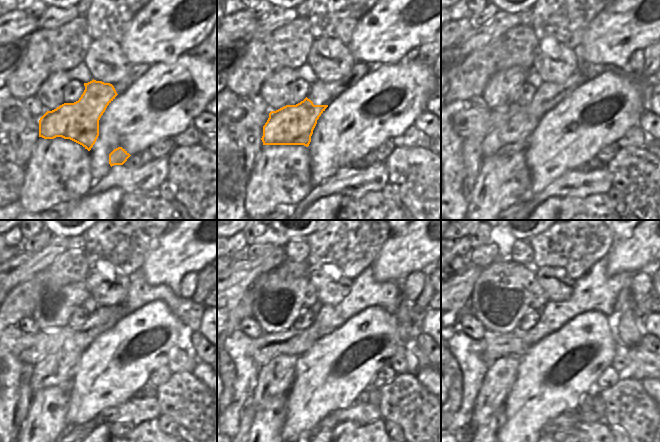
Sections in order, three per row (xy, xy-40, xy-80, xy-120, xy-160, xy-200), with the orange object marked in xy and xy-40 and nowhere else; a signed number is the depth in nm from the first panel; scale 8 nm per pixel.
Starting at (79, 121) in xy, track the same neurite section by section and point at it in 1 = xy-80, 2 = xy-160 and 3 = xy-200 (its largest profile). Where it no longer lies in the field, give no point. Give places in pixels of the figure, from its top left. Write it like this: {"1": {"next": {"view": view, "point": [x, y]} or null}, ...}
{"1": {"next": {"view": "xy-80", "point": [513, 136]}}, "2": {"next": {"view": "xy-160", "point": [274, 379]}}, "3": {"next": {"view": "xy-200", "point": [500, 376]}}}

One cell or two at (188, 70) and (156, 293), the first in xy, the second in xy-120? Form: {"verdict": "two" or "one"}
{"verdict": "two"}

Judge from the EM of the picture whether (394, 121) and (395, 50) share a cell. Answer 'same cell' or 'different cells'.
different cells

